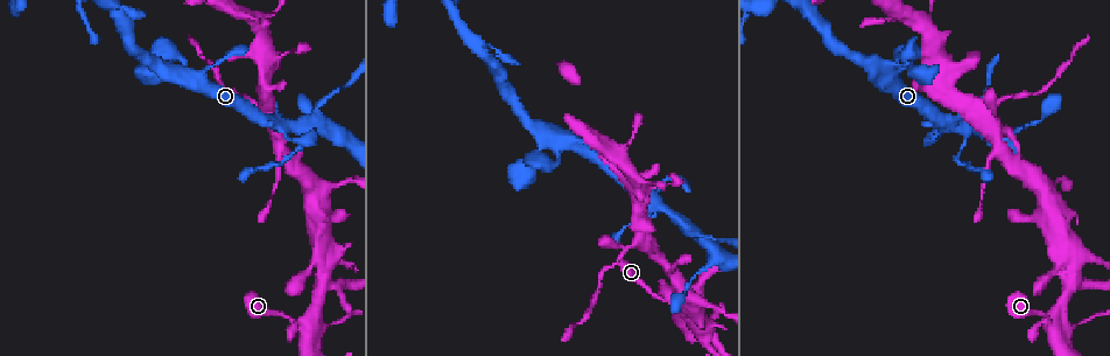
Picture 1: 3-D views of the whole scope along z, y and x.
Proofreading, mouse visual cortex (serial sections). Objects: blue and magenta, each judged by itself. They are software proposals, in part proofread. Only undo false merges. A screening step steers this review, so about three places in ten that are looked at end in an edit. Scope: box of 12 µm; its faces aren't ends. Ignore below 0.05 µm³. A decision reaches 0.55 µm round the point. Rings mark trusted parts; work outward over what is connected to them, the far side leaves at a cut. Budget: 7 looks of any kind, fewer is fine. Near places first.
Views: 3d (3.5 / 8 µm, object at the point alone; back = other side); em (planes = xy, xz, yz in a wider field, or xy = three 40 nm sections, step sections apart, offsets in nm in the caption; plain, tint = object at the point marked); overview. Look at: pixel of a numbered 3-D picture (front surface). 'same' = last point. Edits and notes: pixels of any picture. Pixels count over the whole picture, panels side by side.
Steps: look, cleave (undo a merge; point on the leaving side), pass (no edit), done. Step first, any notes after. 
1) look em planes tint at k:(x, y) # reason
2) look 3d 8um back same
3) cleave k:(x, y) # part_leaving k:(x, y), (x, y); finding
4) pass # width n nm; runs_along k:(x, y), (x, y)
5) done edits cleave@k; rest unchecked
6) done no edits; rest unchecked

look 3d 3.5um at 1:(683, 222) # abrupt turn

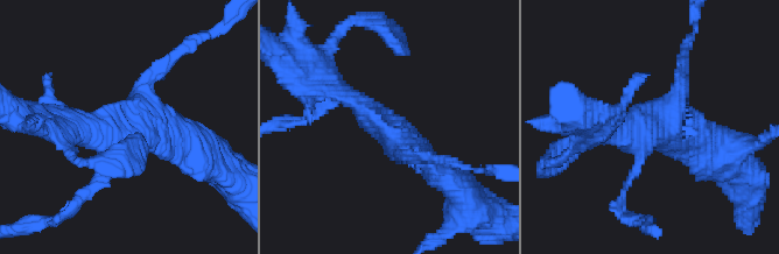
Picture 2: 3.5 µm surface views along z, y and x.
look em xy step 3 tint at 2:(653, 127) # now the EM

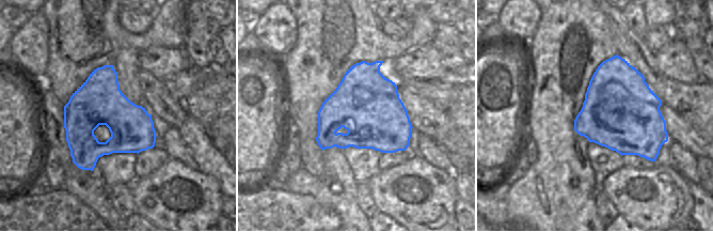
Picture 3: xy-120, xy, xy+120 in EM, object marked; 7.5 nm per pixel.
pass # continuous, no second cell

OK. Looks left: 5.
look 3d 8um at 1:(1053, 324)

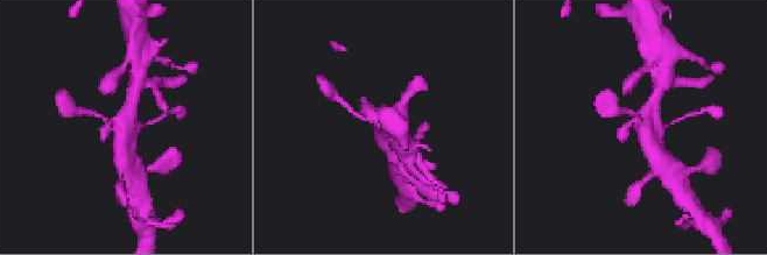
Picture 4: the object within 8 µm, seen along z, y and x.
look em xy step 3 tint at 4:(642, 126)

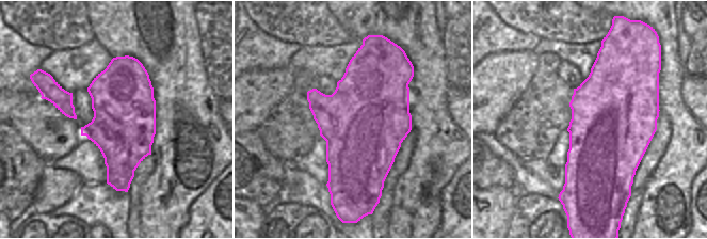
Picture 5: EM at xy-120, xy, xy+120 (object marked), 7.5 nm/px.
pass # width 650 nm; runs_along 4:(351, 110), (384, 122), (394, 135); one cell here

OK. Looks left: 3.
look 3d 3.5um at 1:(322, 247) # four arms meet

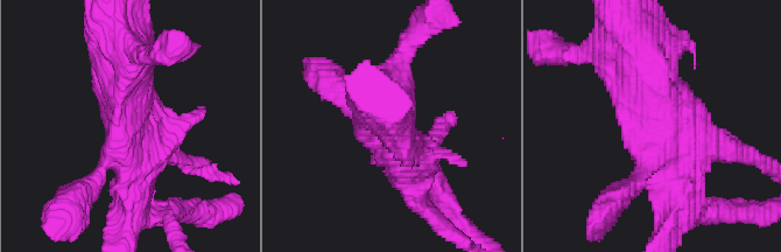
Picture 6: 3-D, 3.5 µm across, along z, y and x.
look em xy step 2 tint at 6:(129, 126)

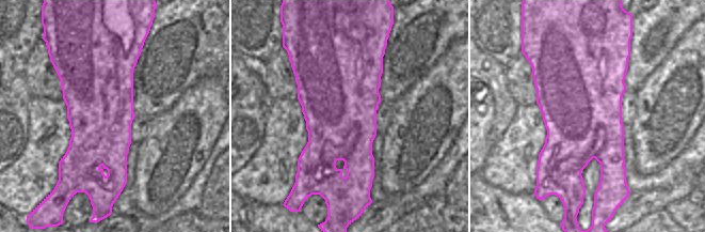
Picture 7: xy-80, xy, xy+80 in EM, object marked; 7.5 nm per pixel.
pass # runs_along 6:(676, 217), (685, 146), (644, 77); all the same cell

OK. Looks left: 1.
done no edits; rest unchecked

